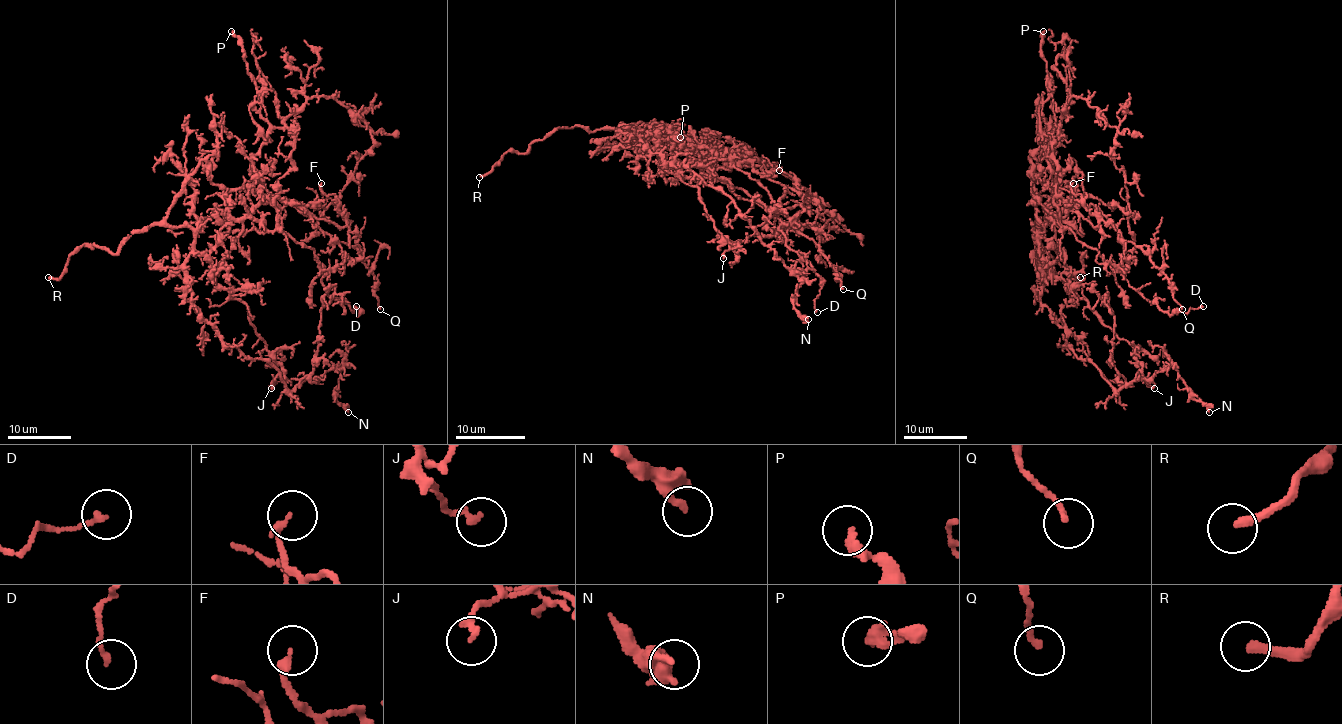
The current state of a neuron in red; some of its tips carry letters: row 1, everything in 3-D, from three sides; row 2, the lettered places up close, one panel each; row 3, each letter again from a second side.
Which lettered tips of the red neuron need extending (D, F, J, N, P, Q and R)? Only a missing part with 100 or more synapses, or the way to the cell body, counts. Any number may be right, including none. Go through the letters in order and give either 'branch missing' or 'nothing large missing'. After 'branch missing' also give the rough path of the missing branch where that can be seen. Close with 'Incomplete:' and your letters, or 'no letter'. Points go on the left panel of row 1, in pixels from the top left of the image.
D: nothing large missing
F: nothing large missing
J: nothing large missing
N: nothing large missing
P: nothing large missing
Q: nothing large missing
R: branch missing
Incomplete: R

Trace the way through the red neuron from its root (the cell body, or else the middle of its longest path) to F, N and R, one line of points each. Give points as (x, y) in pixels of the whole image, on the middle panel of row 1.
F: (632, 132), (670, 132), (720, 160), (727, 149), (805, 198), (779, 170)
N: (632, 132), (652, 153), (666, 161), (684, 163), (734, 203), (758, 237), (798, 277), (794, 308), (808, 319)
R: (632, 132), (613, 128), (587, 132), (576, 125), (556, 128), (524, 153), (507, 151), (479, 177)

